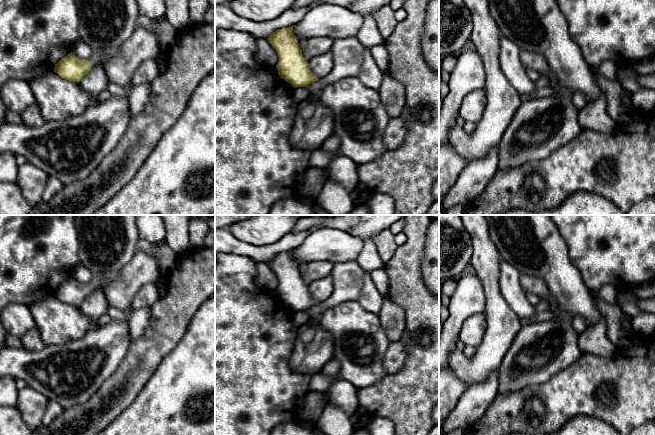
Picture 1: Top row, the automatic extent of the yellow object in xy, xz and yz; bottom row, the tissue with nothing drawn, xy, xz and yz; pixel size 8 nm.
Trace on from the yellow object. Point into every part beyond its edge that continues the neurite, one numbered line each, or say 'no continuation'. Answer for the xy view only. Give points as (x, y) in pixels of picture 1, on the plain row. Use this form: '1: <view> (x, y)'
1: xy (104, 279)

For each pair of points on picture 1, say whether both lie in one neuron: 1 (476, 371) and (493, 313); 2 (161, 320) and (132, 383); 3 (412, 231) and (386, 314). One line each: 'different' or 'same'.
1: same
2: same
3: different

